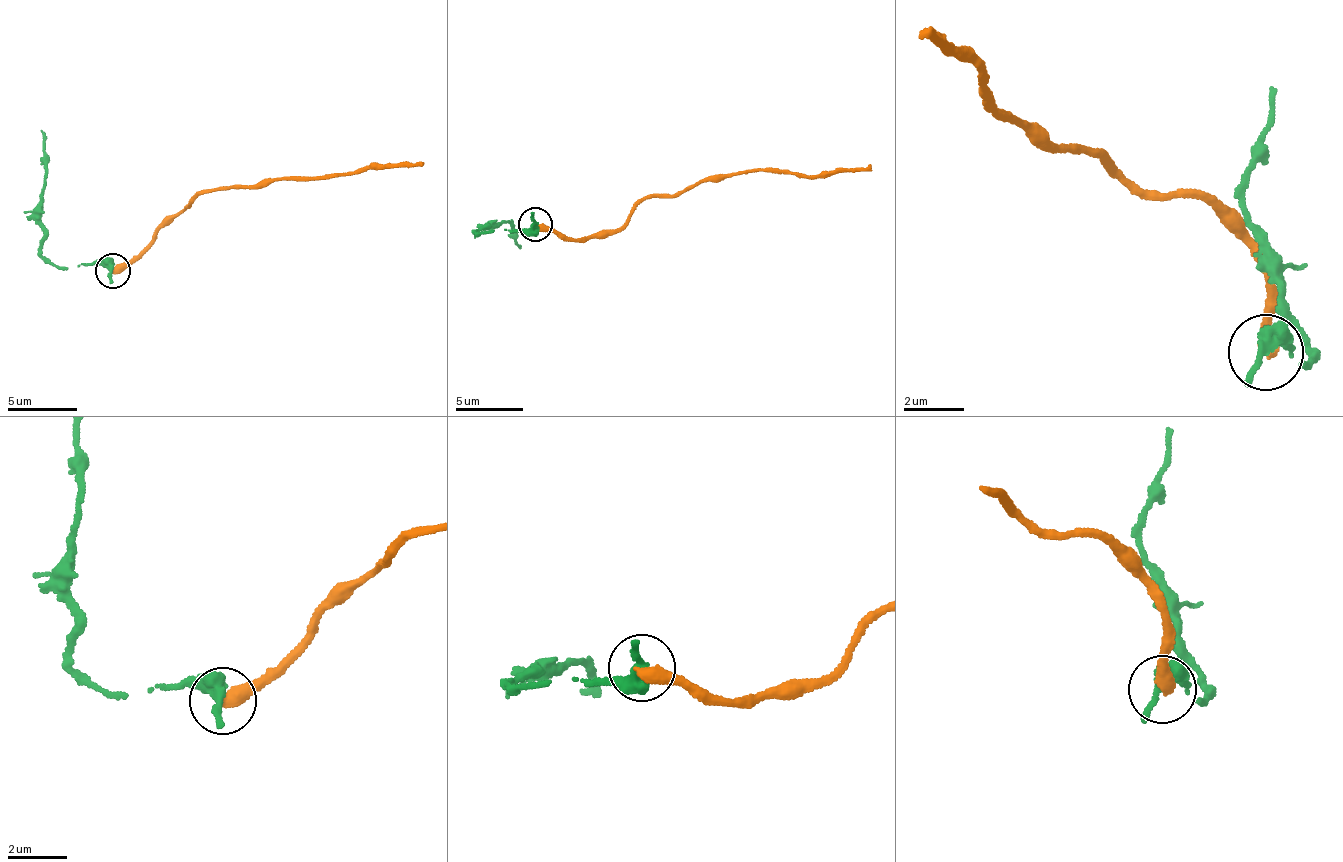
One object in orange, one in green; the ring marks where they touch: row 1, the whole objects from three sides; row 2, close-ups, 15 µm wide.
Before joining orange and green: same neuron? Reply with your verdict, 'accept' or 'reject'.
reject

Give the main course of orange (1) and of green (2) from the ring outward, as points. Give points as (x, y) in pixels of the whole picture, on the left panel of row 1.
1: (112, 272), (155, 237), (202, 192), (340, 175), (358, 169), (422, 164)
2: (112, 268), (99, 263), (59, 270), (45, 257), (43, 131)

